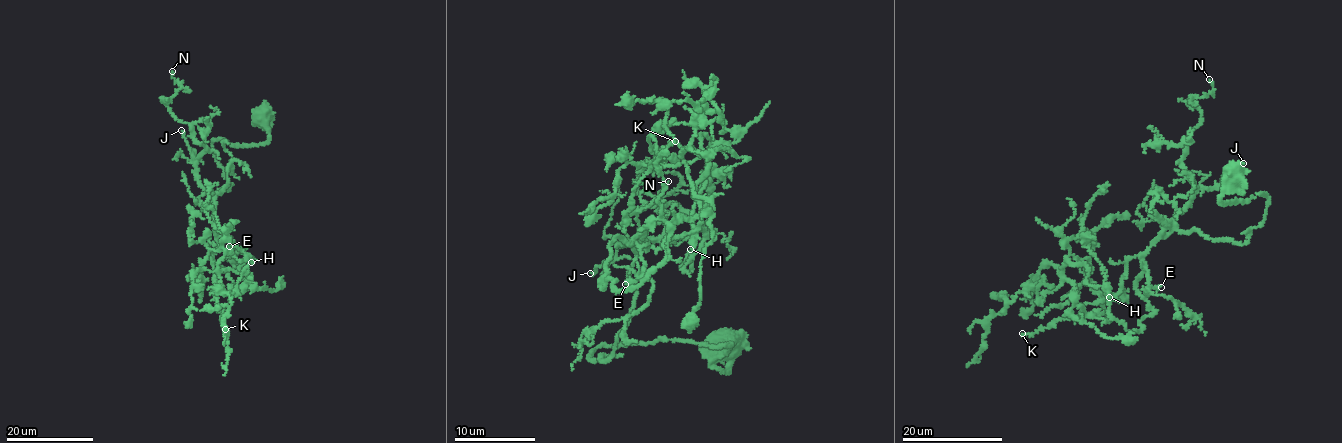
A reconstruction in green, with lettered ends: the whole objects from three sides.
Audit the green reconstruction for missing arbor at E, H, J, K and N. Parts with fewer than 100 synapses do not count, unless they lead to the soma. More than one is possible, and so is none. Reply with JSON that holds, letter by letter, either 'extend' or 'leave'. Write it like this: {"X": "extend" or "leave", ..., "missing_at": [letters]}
{"E": "leave", "H": "leave", "J": "leave", "K": "leave", "N": "leave", "missing_at": []}

